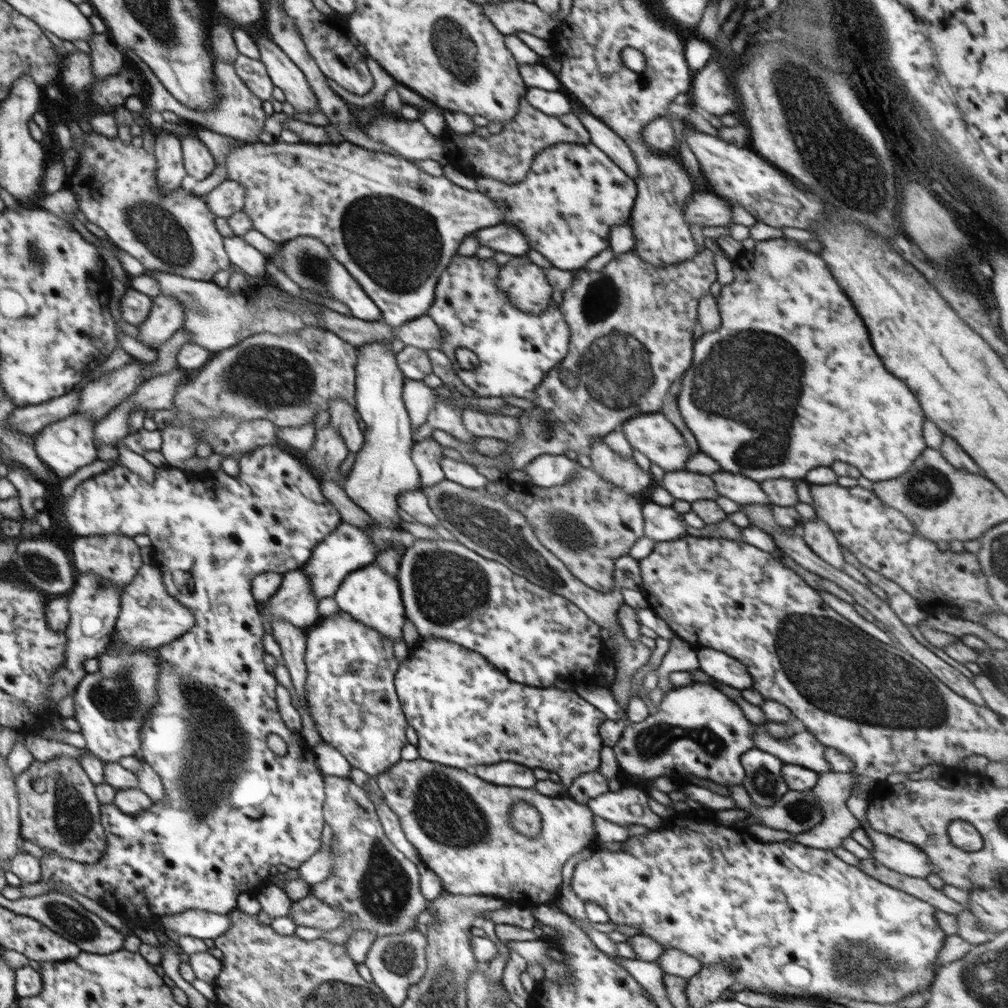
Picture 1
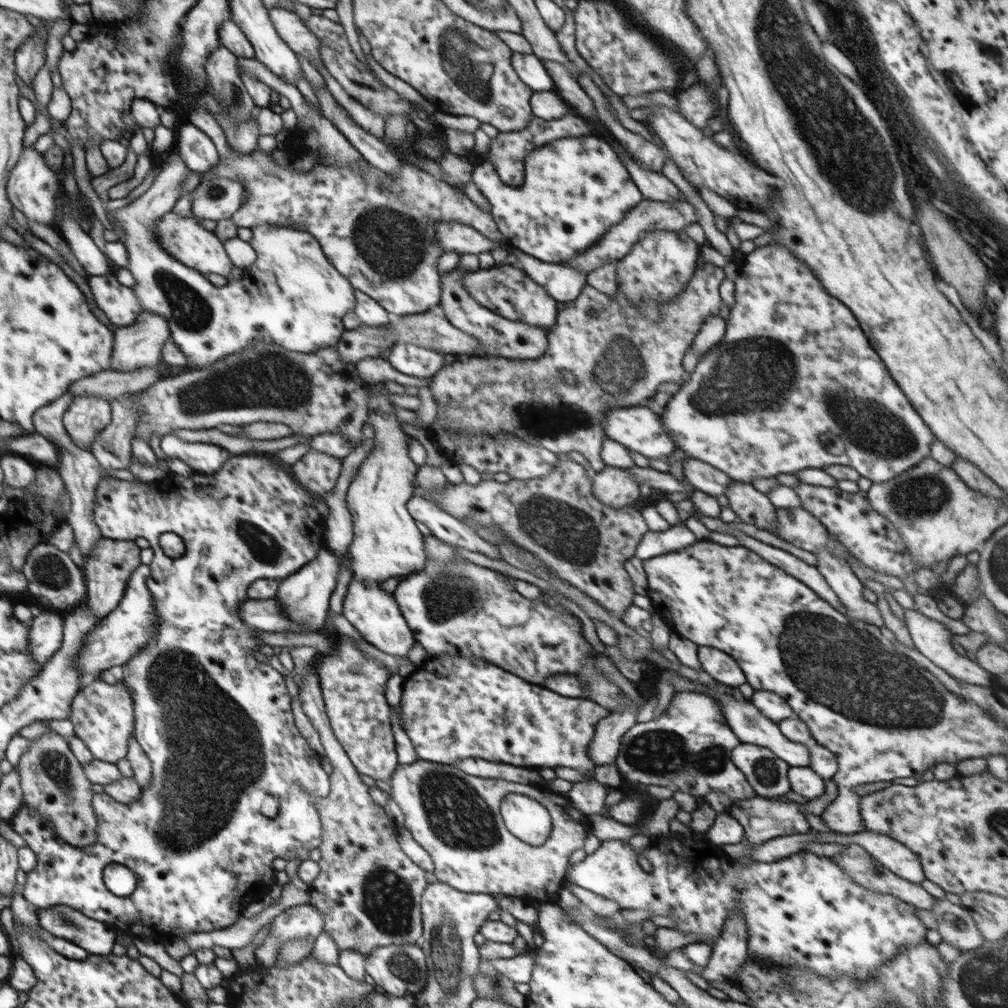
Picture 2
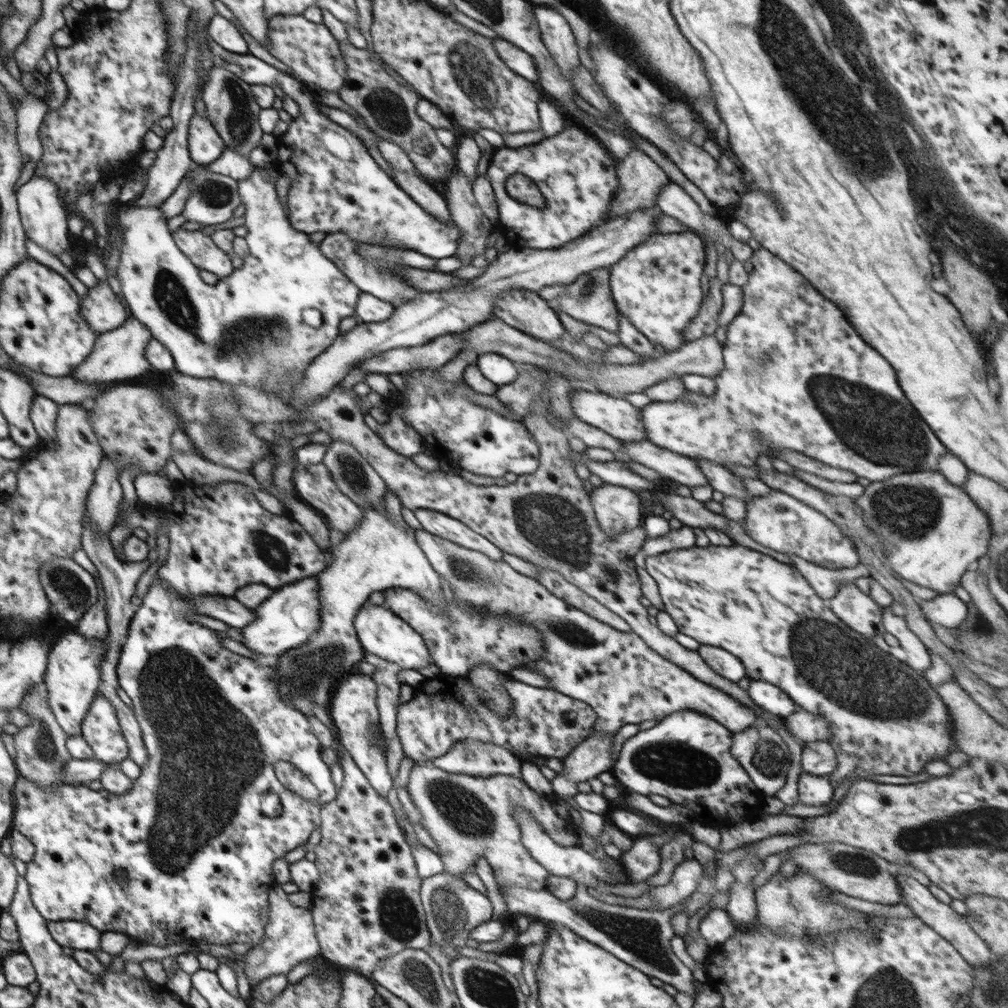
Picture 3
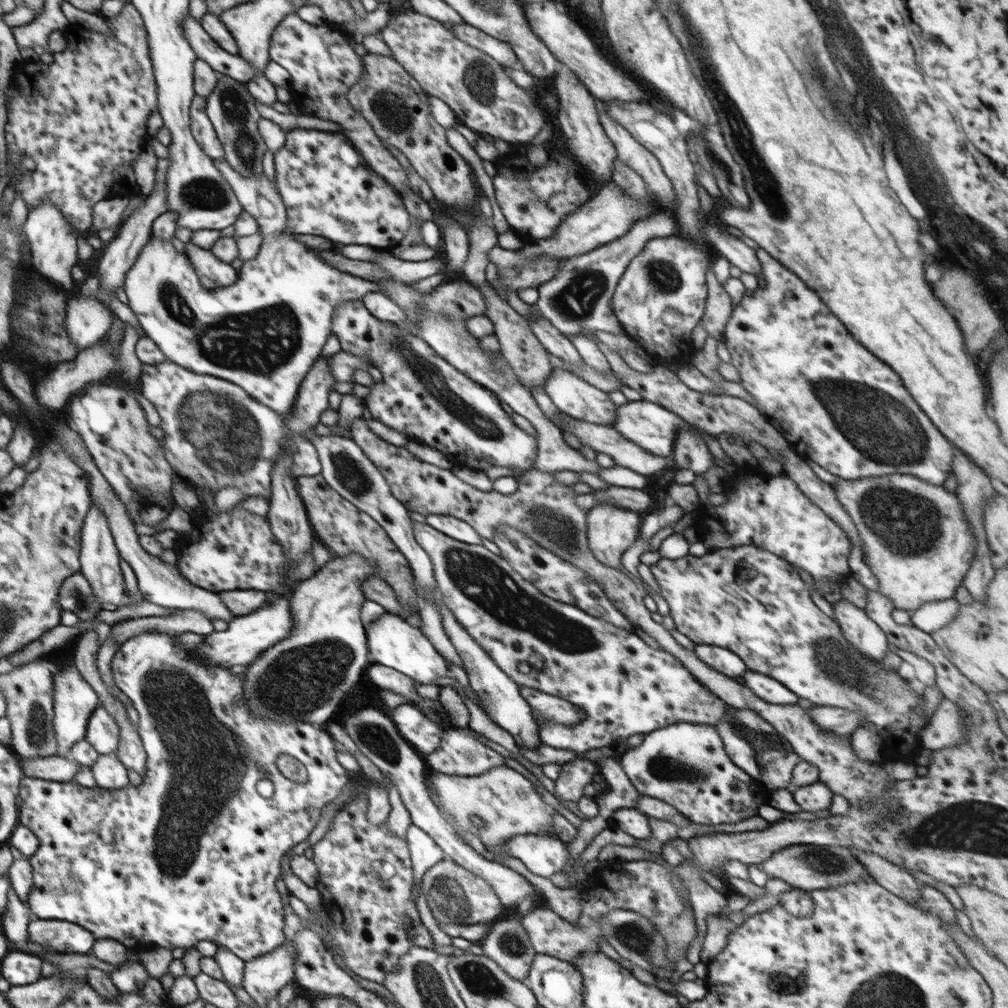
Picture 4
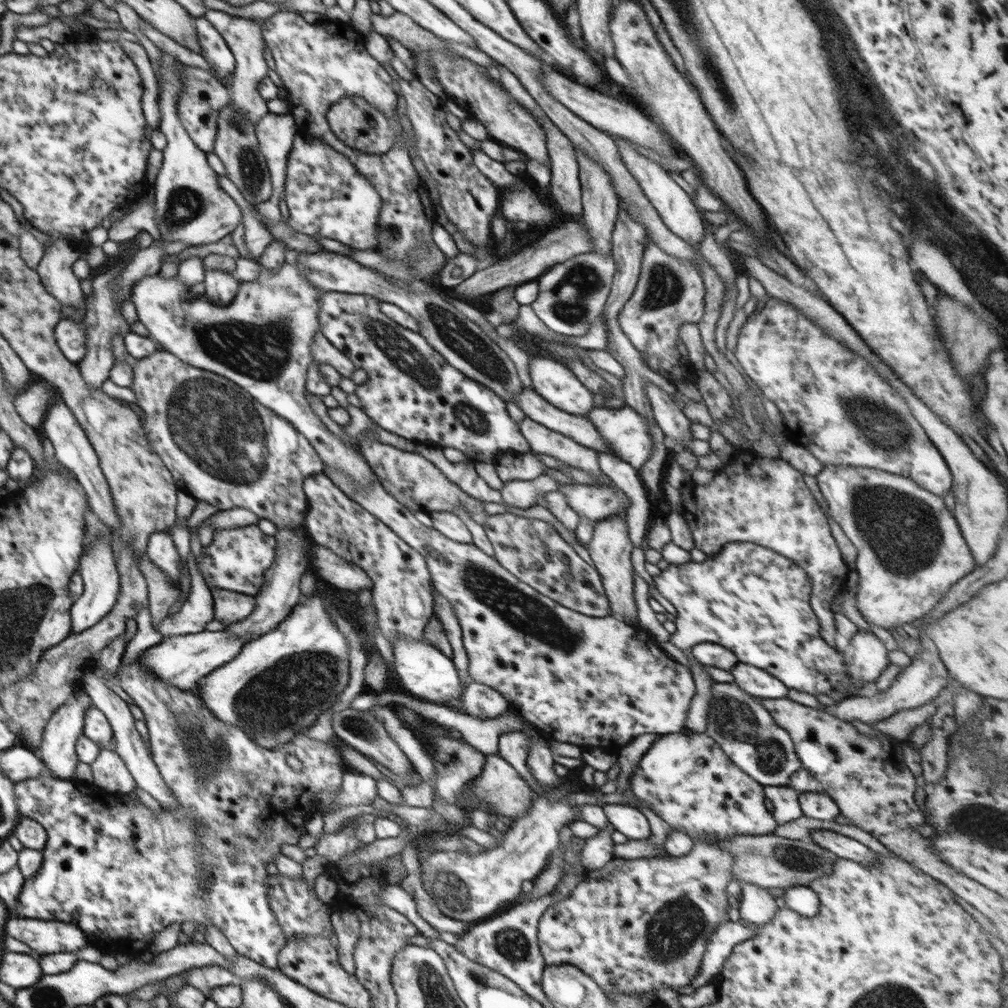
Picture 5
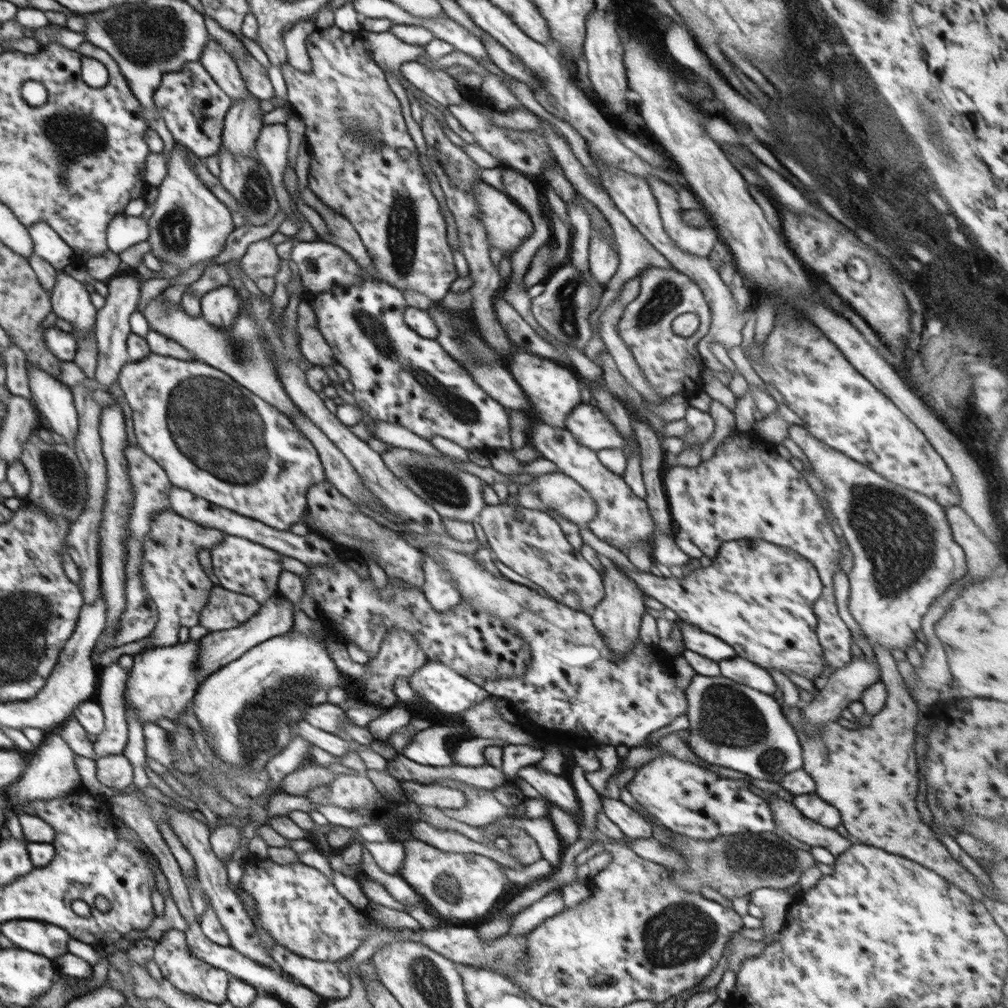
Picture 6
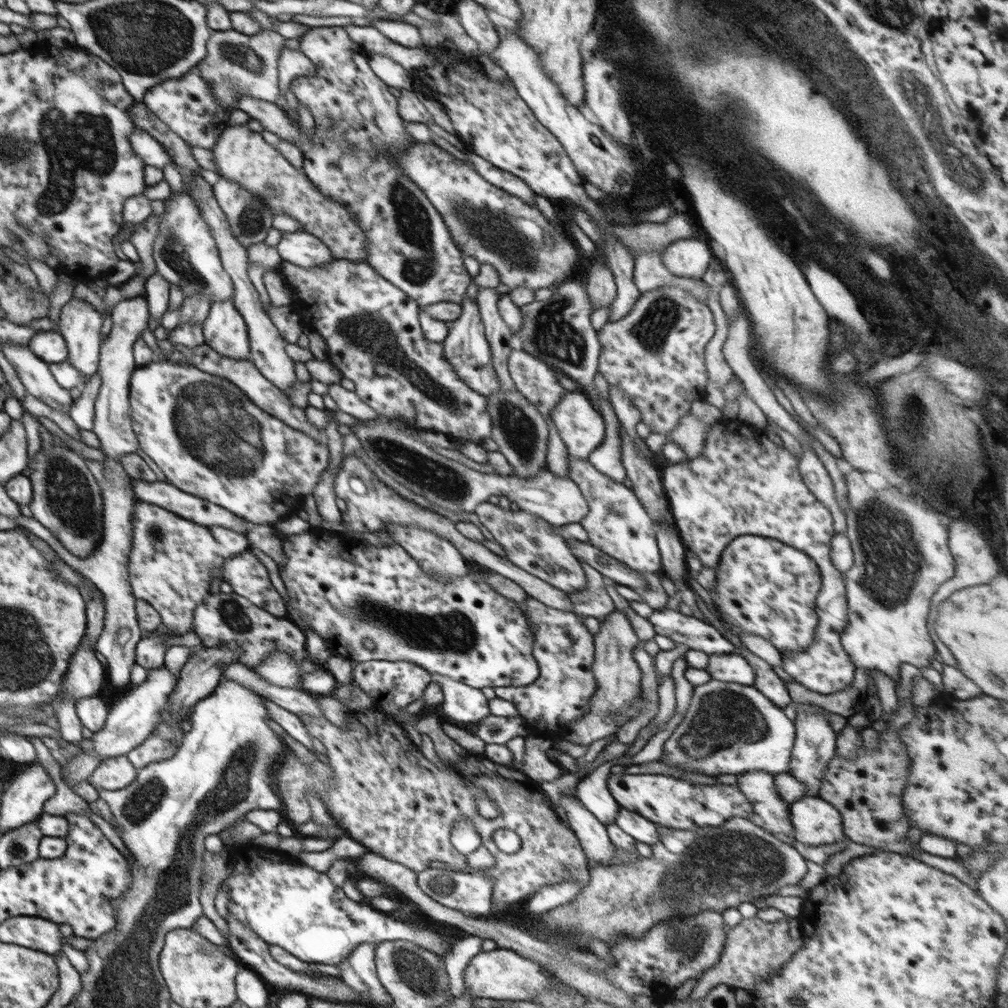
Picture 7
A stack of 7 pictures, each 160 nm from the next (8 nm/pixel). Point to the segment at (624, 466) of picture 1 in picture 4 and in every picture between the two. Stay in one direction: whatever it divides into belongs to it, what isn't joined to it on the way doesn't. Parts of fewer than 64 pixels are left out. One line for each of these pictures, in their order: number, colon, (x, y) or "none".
2: (615, 487)
3: (617, 508)
4: (611, 530)

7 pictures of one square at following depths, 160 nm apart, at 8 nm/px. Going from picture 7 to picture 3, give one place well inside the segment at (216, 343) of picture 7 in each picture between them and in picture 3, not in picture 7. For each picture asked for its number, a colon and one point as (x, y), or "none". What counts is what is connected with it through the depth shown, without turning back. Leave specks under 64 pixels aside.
3: (199, 248)
4: (206, 264)
5: (219, 287)
6: (220, 307)

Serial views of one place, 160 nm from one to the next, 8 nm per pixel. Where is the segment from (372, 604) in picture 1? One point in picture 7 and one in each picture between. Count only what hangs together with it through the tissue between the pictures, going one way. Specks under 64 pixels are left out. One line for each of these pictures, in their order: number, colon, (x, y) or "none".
2: (374, 613)
3: (381, 632)
4: (393, 642)
5: (427, 674)
6: (436, 683)
7: (462, 703)

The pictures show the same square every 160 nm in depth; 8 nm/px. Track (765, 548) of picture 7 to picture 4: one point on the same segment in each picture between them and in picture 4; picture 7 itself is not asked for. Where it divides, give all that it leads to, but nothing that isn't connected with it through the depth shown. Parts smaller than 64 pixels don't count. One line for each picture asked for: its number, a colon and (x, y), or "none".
4: (774, 627)
5: (755, 602)
6: (758, 597)

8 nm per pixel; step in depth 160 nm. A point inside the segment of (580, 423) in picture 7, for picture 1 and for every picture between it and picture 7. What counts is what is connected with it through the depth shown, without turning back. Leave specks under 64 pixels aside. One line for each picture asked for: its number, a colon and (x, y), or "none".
1: (814, 388)
2: (804, 369)
3: (797, 376)
4: (654, 428)
5: (626, 431)
6: (588, 425)

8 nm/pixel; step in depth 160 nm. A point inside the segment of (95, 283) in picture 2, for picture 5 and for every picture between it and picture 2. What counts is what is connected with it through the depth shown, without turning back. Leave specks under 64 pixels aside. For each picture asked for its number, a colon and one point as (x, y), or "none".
3: (101, 308)
4: (87, 319)
5: (70, 336)

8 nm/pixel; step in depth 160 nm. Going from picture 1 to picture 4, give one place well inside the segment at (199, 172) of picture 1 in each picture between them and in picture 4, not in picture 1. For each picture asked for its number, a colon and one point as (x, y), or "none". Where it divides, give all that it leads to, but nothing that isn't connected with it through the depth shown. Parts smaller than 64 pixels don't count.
2: (197, 150)
3: (205, 145)
4: (202, 129)

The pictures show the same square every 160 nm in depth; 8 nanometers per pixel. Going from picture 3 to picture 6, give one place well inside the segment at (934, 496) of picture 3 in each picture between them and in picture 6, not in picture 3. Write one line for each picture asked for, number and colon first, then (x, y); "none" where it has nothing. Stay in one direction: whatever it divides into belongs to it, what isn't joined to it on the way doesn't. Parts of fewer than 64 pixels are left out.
4: (918, 543)
5: (887, 517)
6: (887, 527)

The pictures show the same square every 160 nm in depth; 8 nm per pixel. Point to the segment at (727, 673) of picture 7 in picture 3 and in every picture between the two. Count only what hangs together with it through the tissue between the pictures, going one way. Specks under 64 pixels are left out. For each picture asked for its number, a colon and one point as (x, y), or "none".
3: (764, 694)
4: (764, 687)
5: (756, 682)
6: (742, 671)

